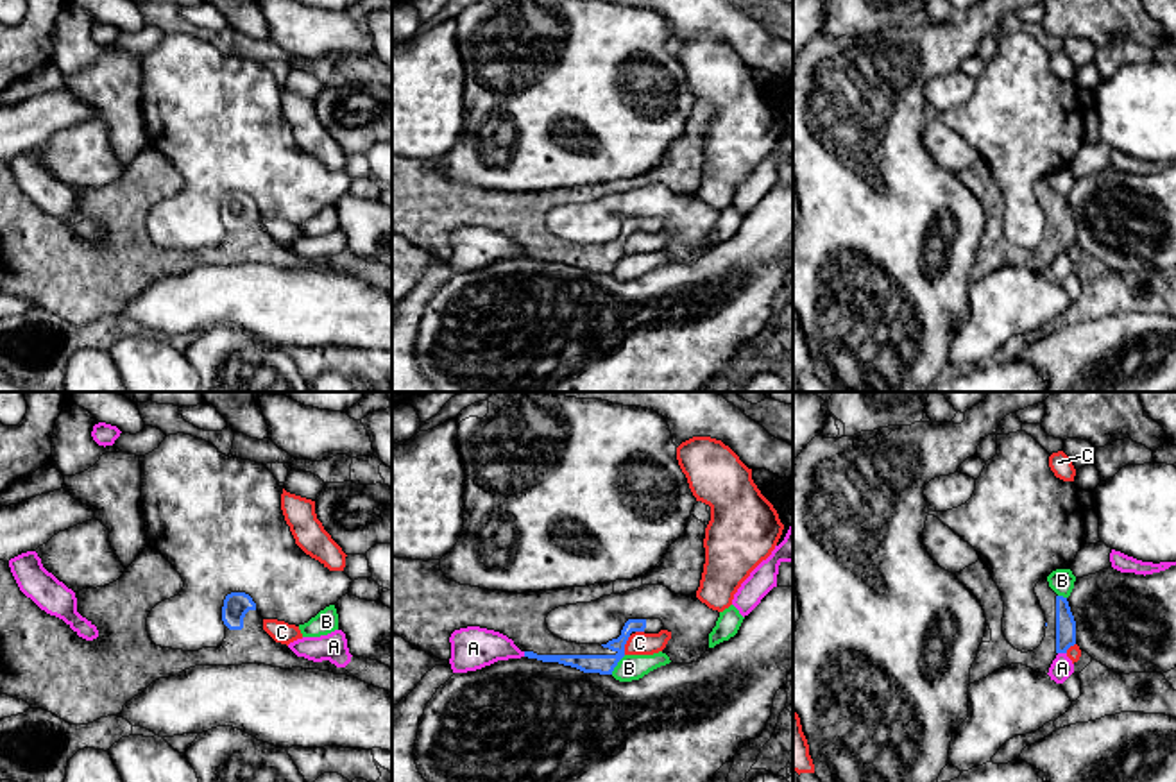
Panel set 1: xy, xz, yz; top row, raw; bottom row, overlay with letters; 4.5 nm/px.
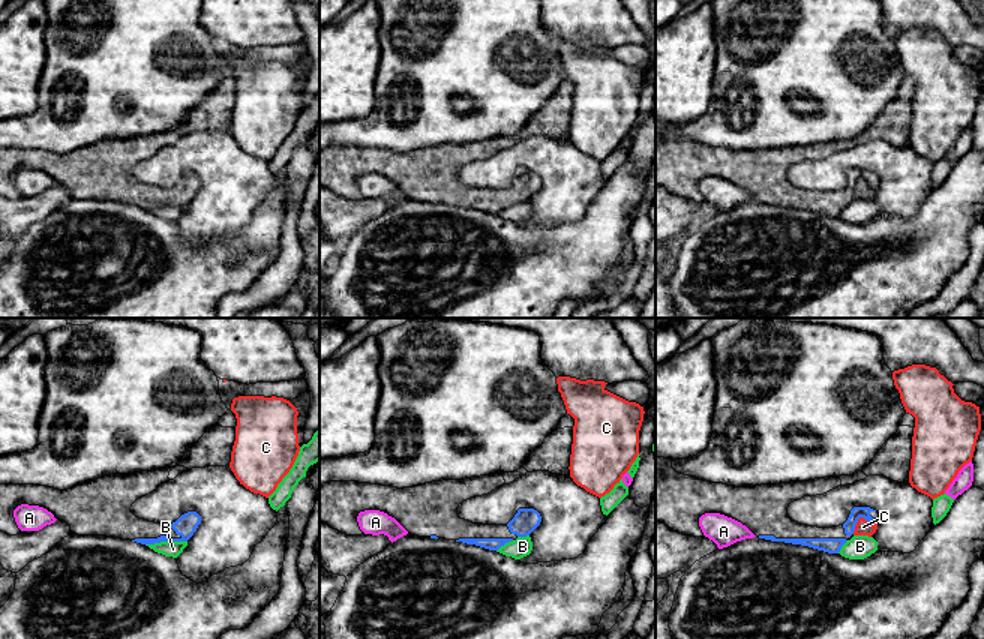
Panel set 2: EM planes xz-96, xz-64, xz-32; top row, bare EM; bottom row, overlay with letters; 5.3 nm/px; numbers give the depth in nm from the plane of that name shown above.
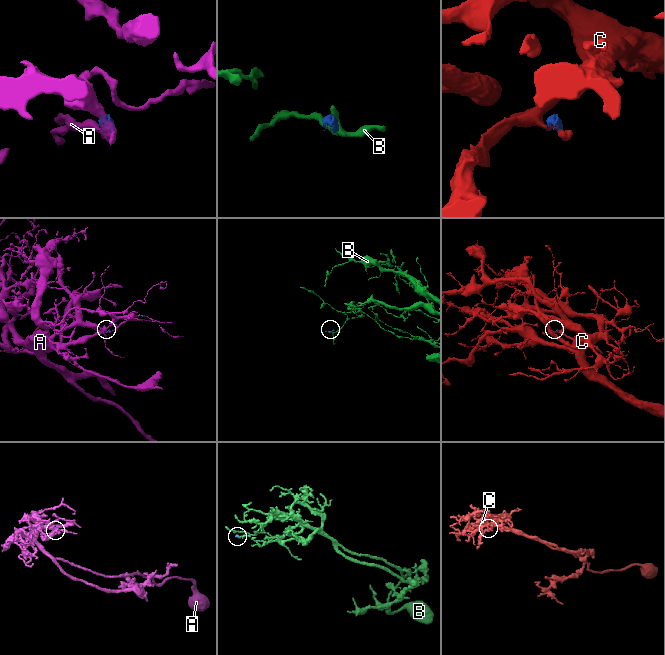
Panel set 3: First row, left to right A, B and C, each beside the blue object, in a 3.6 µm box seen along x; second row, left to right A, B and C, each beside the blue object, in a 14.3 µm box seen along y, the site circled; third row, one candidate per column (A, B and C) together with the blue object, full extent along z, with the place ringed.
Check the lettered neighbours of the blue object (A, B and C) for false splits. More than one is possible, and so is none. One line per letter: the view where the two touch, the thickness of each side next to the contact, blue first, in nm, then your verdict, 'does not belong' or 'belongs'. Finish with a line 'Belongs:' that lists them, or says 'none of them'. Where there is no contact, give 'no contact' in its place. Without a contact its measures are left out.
A: meets blue in yz; 100 nm thick on the blue side, 100 nm on the other; does not belong
B: meets blue in xz; 90 nm thick on the blue side, 110 nm on the other; does not belong
C: meets blue in xz; 90 nm thick on the blue side, 110 nm on the other; does not belong
Belongs: none of them

